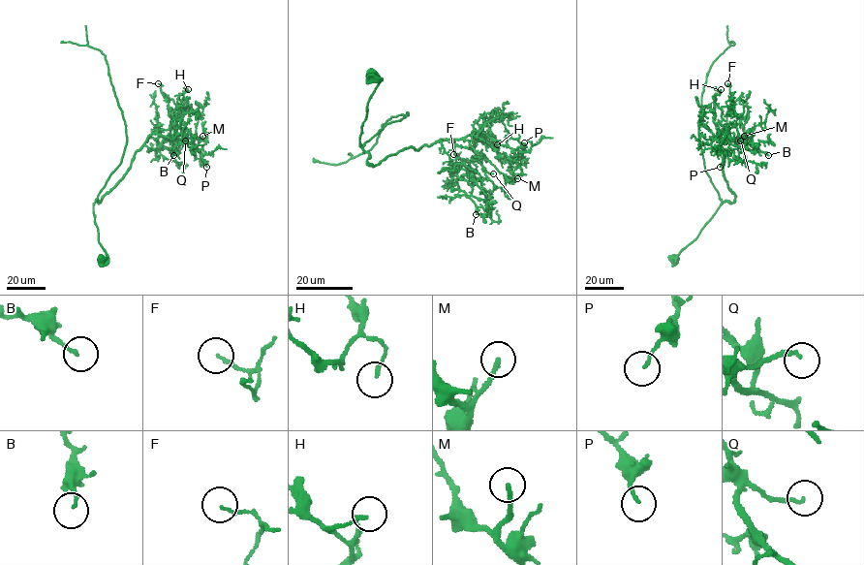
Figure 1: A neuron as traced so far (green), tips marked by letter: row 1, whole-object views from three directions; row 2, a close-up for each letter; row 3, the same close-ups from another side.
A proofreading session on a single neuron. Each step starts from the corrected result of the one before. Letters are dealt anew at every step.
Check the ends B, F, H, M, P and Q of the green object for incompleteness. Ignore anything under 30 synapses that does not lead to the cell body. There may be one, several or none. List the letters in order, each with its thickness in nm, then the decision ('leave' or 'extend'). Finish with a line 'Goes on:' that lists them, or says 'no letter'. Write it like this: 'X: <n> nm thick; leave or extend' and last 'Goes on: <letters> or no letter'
B: 120 nm thick; extend
F: 100 nm thick; leave
H: 130 nm thick; leave
M: 190 nm thick; extend
P: 110 nm thick; leave
Q: 150 nm thick; extend
Goes on: B, M, Q

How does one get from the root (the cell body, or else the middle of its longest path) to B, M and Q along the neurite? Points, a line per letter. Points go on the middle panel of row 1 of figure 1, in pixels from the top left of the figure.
B: (370, 76), (380, 82), (359, 138), (367, 160), (376, 166), (441, 141), (450, 168), (472, 188), (476, 214)
M: (370, 76), (380, 82), (368, 102), (359, 138), (369, 163), (442, 140), (466, 140), (500, 172), (517, 178)
Q: (370, 76), (380, 82), (368, 102), (359, 138), (369, 163), (442, 140), (466, 140), (478, 163), (493, 173)

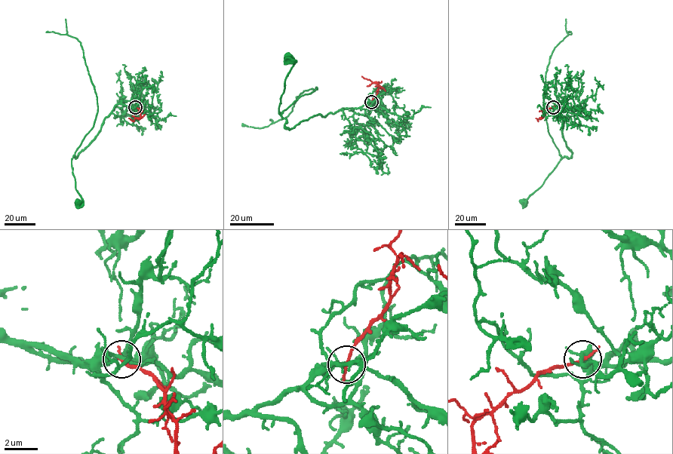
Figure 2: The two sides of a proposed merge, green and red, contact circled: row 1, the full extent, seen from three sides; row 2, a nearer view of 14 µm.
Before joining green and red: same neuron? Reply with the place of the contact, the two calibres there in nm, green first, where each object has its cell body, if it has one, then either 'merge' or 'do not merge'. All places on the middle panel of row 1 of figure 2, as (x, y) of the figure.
(371, 102) | 180/220 nm | green (288, 58) | red none | do not merge

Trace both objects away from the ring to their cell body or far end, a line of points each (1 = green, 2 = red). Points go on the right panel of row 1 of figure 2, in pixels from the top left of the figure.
1: (553, 106), (557, 103), (563, 124), (562, 137), (571, 155), (569, 157), (563, 156), (544, 182), (523, 202)
2: (553, 106), (546, 110), (538, 121), (536, 118)

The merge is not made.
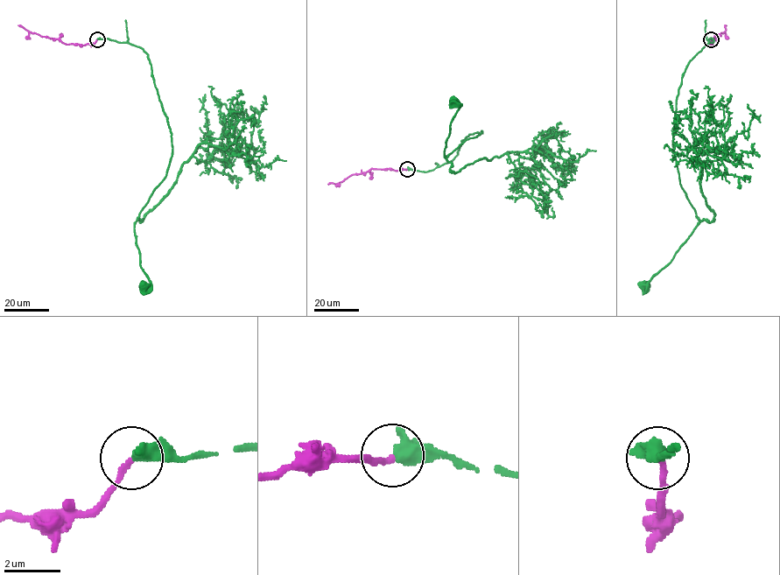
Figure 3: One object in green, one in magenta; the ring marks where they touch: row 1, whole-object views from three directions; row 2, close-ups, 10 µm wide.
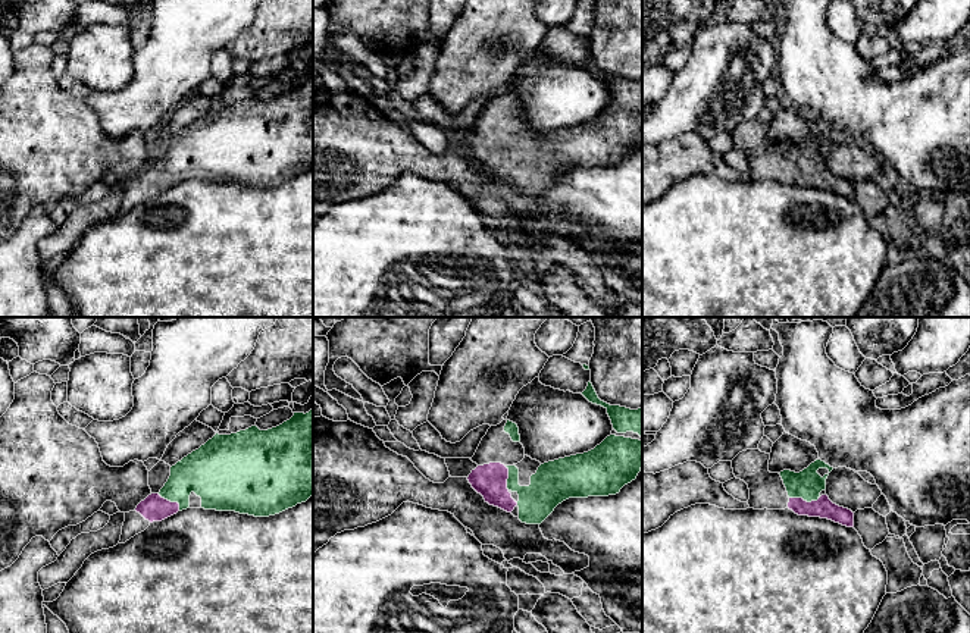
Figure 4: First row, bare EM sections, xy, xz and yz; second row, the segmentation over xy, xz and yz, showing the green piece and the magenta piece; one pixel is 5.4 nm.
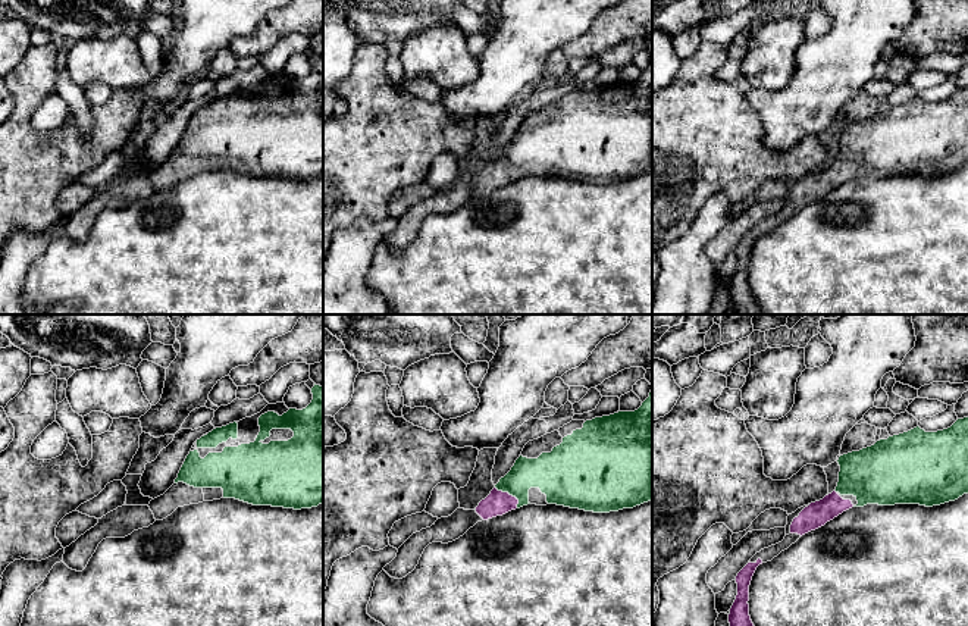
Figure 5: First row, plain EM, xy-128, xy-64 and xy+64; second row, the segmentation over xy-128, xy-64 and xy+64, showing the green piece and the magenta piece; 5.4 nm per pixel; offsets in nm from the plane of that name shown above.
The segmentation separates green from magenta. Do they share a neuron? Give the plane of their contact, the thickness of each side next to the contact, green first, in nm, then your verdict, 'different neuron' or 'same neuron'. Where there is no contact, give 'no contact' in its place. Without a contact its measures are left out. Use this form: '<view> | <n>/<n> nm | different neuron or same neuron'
yz | 160/110 nm | same neuron

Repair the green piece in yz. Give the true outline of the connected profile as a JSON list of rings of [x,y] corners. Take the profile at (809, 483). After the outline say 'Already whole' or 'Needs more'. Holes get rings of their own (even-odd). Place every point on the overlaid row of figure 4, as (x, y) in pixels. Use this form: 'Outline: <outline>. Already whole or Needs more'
Outline: [[[816,460],[800,473],[780,471],[779,474],[789,496],[788,508],[798,516],[827,518],[854,527],[854,513],[833,504],[827,495],[820,493],[826,489],[826,479],[832,470],[833,467],[824,461]]]. Needs more

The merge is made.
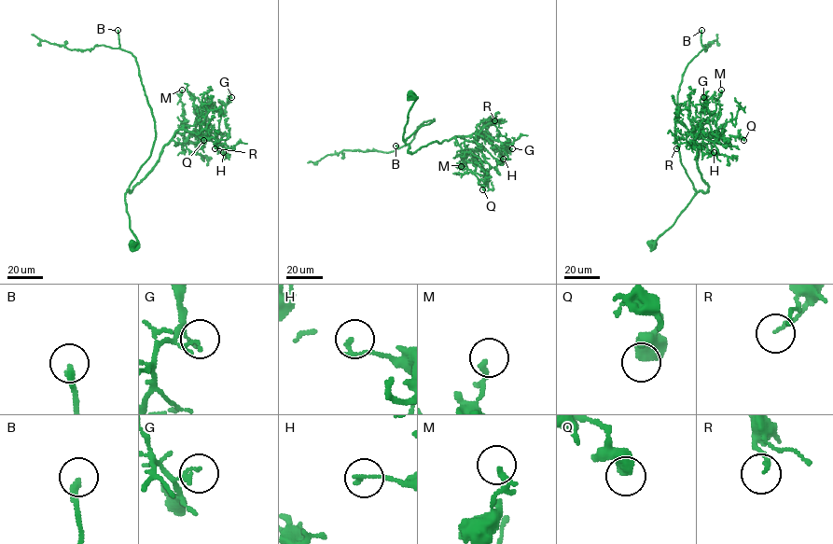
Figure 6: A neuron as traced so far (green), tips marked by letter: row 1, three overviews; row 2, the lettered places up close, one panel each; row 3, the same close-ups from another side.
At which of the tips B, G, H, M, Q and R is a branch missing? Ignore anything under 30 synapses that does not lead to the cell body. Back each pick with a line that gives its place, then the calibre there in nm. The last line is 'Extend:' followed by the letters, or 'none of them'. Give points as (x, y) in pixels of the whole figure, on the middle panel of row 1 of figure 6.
Extend: none of them

